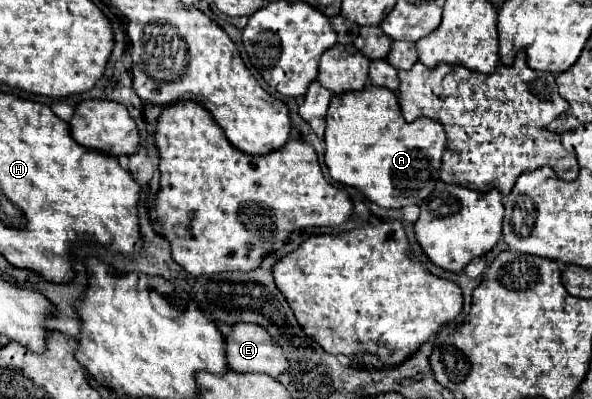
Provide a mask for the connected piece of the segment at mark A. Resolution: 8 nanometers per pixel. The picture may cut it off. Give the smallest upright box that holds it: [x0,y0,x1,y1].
[325,86,447,208]

